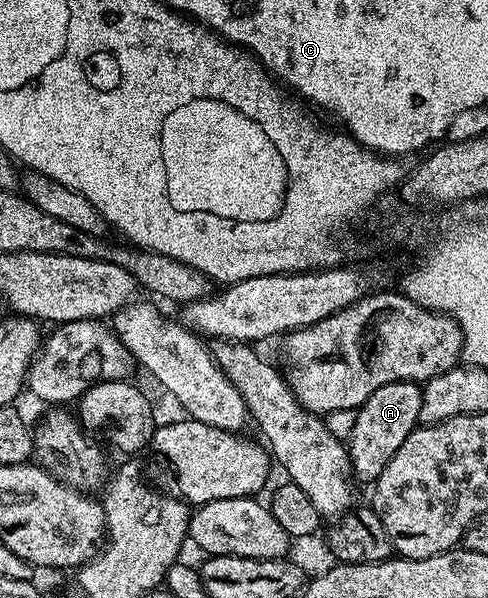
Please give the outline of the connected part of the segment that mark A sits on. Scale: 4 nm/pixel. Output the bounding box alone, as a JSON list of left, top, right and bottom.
[347,383,421,485]

